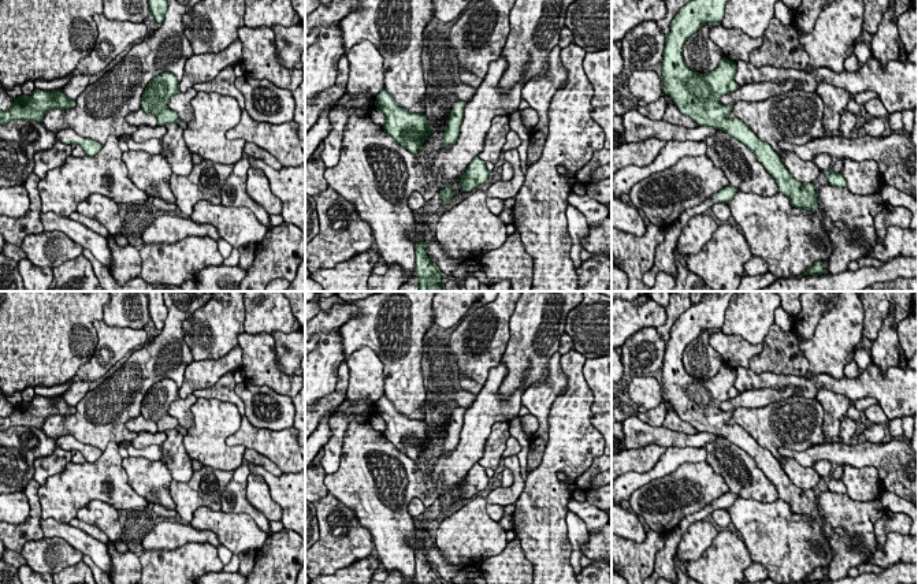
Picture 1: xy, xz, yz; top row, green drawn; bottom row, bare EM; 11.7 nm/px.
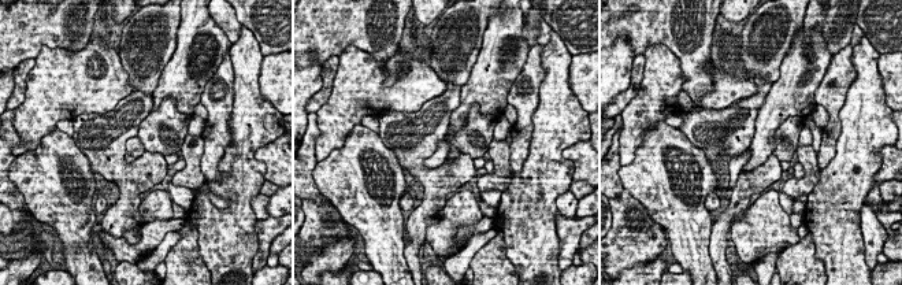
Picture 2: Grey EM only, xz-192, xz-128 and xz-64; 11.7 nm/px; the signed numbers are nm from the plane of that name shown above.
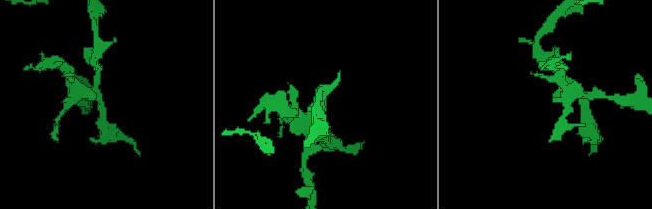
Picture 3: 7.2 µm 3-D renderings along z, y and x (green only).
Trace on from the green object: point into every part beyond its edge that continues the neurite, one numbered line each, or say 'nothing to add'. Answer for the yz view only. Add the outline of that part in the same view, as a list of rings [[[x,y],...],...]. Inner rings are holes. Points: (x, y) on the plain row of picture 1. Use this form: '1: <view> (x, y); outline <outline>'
1: yz (665, 568); outline [[[717,499],[711,501],[700,512],[684,517],[673,531],[664,536],[665,543],[664,547],[655,555],[654,572],[643,581],[643,584],[657,584],[659,577],[668,579],[673,584],[677,584],[674,554],[683,533],[688,529],[691,524],[705,520],[716,509],[720,509],[717,505]]]

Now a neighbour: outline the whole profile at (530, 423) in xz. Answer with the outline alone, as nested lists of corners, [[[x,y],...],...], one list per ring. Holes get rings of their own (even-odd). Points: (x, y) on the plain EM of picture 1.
[[[525,414],[523,417],[519,417],[520,420],[520,424],[521,424],[521,428],[523,431],[527,434],[527,435],[532,435],[536,432],[538,427],[539,427],[539,421],[535,416],[532,414]]]

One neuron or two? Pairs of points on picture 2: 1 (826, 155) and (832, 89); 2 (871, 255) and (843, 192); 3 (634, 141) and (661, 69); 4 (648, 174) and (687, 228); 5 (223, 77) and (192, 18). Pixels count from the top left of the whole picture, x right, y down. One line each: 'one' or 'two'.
1: one
2: two
3: one
4: one
5: two

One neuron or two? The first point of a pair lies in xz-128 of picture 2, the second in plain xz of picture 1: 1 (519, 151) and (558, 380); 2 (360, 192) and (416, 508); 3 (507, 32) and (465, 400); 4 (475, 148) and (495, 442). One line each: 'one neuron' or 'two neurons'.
1: one neuron
2: two neurons
3: two neurons
4: one neuron

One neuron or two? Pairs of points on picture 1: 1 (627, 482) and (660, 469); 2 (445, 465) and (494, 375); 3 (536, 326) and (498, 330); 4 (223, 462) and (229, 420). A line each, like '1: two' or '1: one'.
1: one
2: one
3: two
4: one

